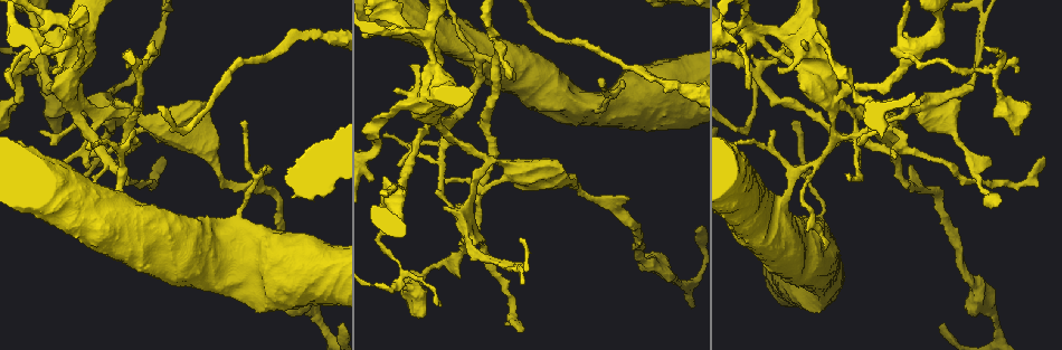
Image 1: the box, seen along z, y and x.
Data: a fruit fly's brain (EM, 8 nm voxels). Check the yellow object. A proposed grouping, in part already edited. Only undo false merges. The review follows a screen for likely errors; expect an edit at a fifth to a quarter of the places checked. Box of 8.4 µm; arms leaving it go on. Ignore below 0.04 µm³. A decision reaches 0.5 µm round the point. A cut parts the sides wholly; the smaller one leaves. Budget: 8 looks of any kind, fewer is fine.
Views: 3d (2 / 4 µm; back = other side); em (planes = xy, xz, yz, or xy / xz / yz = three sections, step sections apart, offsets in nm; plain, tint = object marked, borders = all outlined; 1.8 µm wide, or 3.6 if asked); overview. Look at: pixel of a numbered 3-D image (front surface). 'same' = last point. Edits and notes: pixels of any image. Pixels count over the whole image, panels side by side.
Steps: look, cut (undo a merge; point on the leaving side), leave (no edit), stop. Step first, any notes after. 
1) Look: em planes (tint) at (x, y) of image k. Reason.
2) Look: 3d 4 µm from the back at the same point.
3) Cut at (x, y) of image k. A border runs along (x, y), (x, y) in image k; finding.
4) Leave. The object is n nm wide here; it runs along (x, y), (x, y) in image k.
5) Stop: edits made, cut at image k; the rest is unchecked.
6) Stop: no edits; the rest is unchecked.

Look: 3d 4 µm at (903, 147) of image 1. Two arms in line, one across.

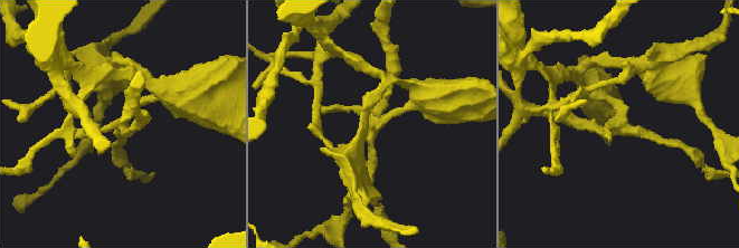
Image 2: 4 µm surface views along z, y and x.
Look: em planes (tint) at (122, 126) of image 2.

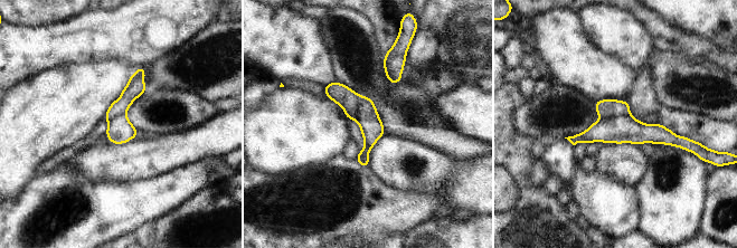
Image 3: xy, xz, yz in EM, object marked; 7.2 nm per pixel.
Cut at (621, 129) of image 3. The object is 190 nm wide here; a border runs along (629, 113), (620, 113), (604, 118) in image 3; a second neuron is stuck on.

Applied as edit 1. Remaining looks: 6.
Look: 3d 2 µm at (161, 22) of image 1. Sharp bend.

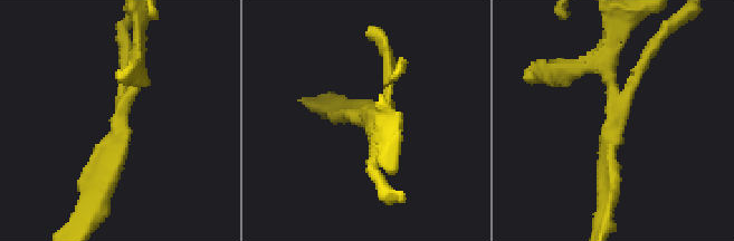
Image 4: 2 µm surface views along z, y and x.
Look: em planes (plain) at (372, 117) of image 4. Need the tissue.

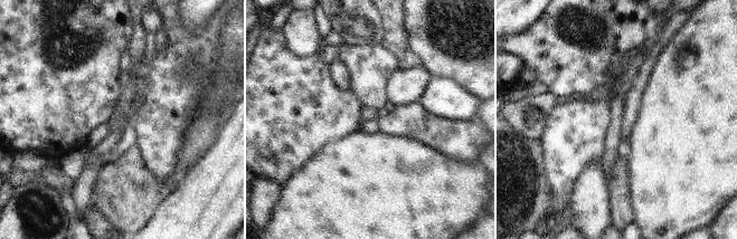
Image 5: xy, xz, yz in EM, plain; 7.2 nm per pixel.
Look: em planes (tint) at the same point. With the object marked.

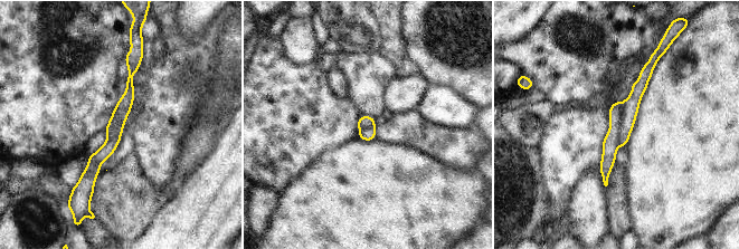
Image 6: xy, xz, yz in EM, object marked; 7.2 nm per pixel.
Cut at (610, 142) of image 6. The part that leaves runs along (130, 59), (129, 97), (110, 135) in image 6; two neurons meet here.

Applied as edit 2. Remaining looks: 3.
Stop: edits made, cut at image 3, cut at image 6; the rest is unchecked.

